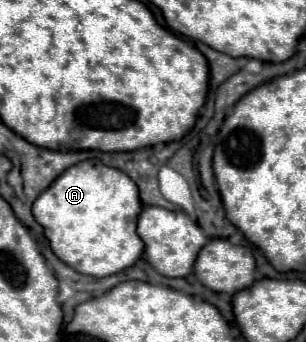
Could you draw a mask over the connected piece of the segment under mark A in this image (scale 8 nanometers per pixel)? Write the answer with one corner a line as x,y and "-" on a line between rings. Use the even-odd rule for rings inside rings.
86,159
66,169
32,203
32,215
42,225
54,255
90,277
108,277
134,265
144,243
136,235
136,219
142,211
136,183
122,173
102,165
98,159

